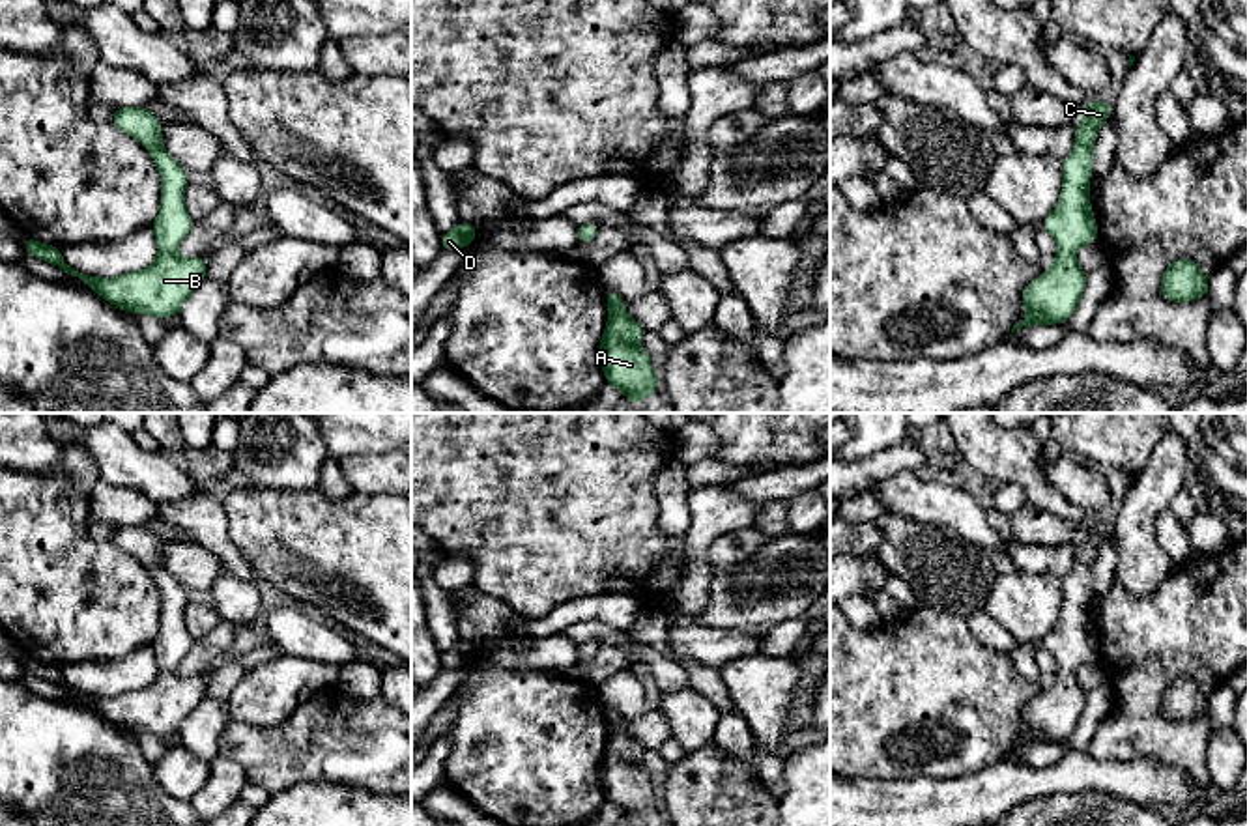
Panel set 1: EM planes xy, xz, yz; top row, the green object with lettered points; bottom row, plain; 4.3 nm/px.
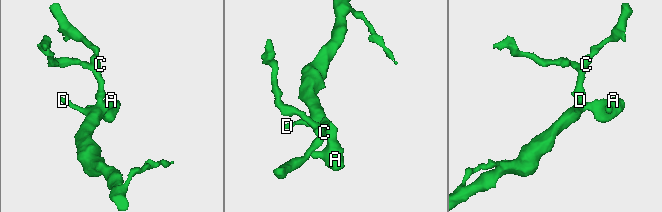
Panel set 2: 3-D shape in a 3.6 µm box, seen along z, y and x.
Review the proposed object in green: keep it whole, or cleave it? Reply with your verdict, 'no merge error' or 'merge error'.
no merge error

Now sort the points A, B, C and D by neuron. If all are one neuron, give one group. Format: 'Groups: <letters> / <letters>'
Groups: A B C D

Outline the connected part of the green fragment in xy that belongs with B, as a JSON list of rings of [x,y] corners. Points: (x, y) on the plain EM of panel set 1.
[[[118,525],[110,542],[135,555],[151,572],[163,598],[161,632],[151,643],[159,673],[155,680],[142,688],[116,697],[97,697],[71,688],[62,675],[62,667],[22,656],[28,673],[41,676],[79,695],[88,706],[120,729],[131,733],[146,731],[157,738],[179,733],[187,716],[206,697],[206,675],[183,678],[176,665],[191,650],[194,639],[185,628],[183,609],[189,602],[187,591],[168,574],[161,561],[163,540],[142,525]]]

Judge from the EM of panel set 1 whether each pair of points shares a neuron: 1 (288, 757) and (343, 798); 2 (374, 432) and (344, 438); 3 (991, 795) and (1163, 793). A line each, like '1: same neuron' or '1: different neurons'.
1: different neurons
2: same neuron
3: same neuron

